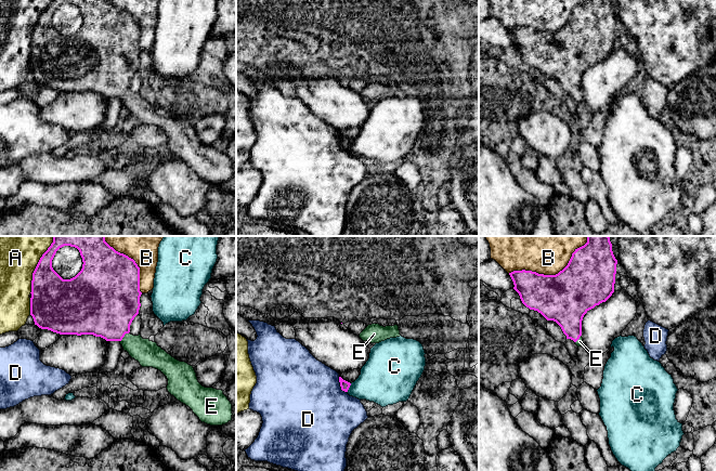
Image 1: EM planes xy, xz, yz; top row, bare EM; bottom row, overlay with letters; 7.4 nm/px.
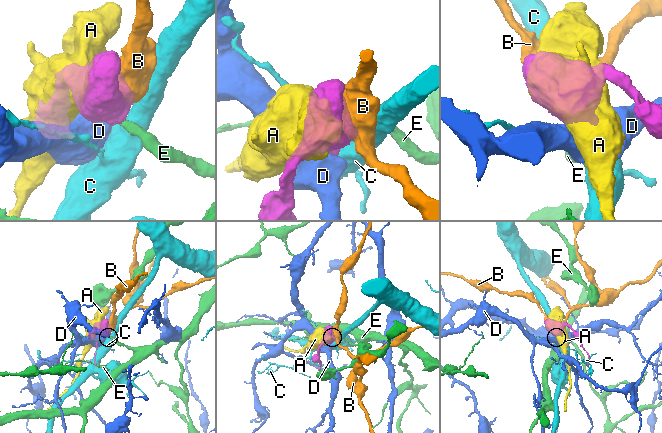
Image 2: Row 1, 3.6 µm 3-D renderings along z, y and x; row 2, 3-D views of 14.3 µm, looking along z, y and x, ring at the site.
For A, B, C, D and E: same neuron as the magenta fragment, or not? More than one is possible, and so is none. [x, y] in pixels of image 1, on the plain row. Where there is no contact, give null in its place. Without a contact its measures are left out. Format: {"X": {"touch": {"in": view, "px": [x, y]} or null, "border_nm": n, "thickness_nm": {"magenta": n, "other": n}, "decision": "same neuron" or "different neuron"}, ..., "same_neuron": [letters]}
{"A": {"touch": {"in": "xy", "px": [36, 25]}, "border_nm": 420, "thickness_nm": {"magenta": 320, "other": 280}, "decision": "different neuron"}, "B": {"touch": {"in": "yz", "px": [549, 33]}, "border_nm": 650, "thickness_nm": {"magenta": 380, "other": 240}, "decision": "different neuron"}, "C": {"touch": {"in": "xz", "px": [349, 144]}, "border_nm": 80, "thickness_nm": {"magenta": 70, "other": 340}, "decision": "different neuron"}, "D": {"touch": {"in": "xz", "px": [340, 143]}, "border_nm": 130, "thickness_nm": {"magenta": 70, "other": 500}, "decision": "different neuron"}, "E": {"touch": {"in": "xy", "px": [124, 93]}, "border_nm": 100, "thickness_nm": {"magenta": 440, "other": 190}, "decision": "same neuron"}, "same_neuron": ["E"]}

